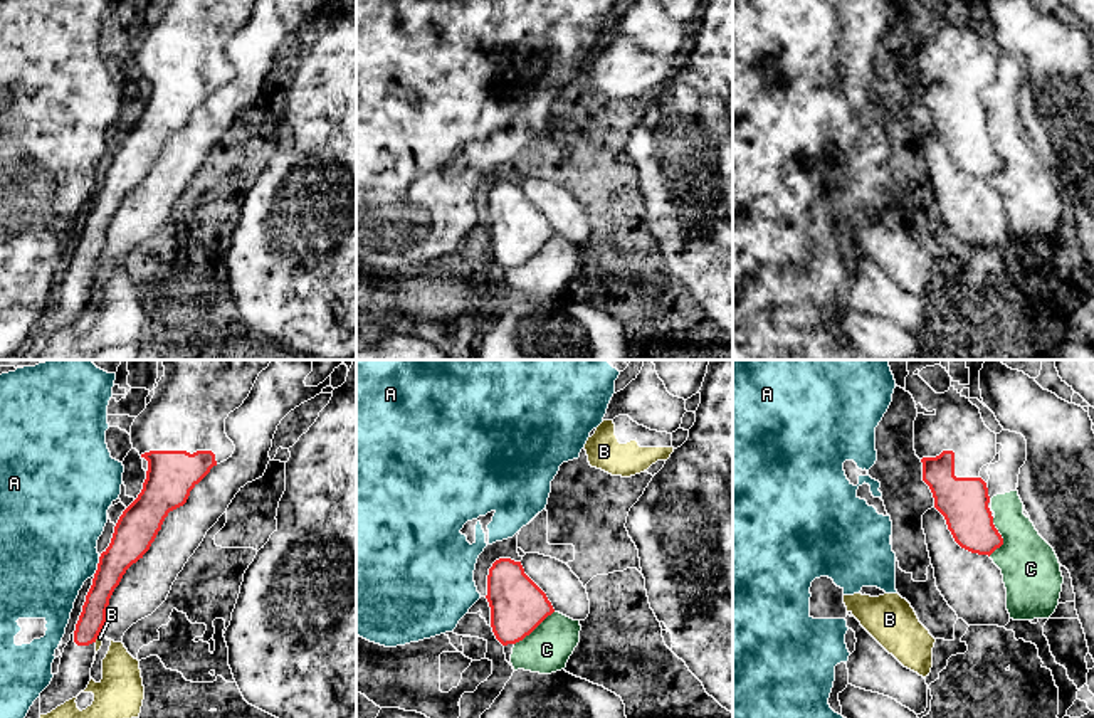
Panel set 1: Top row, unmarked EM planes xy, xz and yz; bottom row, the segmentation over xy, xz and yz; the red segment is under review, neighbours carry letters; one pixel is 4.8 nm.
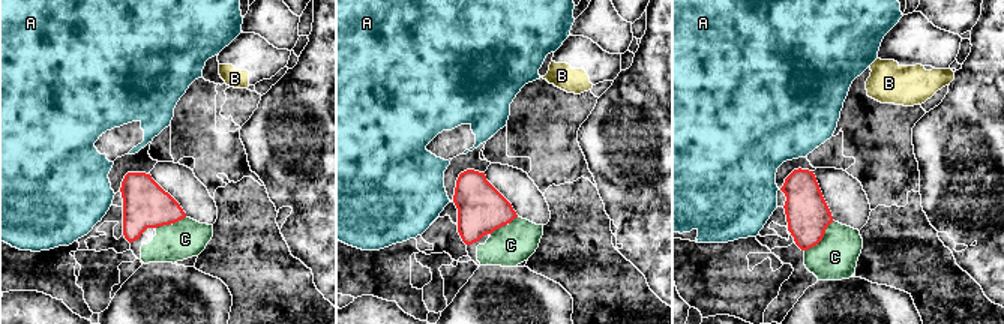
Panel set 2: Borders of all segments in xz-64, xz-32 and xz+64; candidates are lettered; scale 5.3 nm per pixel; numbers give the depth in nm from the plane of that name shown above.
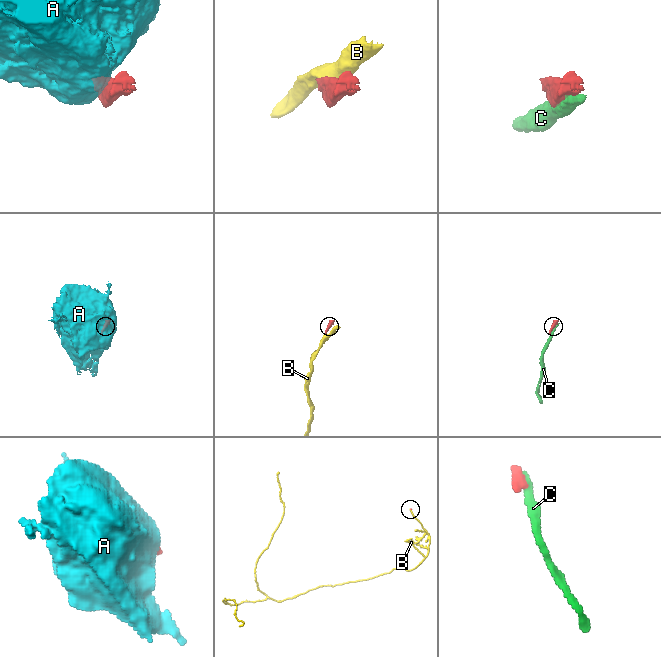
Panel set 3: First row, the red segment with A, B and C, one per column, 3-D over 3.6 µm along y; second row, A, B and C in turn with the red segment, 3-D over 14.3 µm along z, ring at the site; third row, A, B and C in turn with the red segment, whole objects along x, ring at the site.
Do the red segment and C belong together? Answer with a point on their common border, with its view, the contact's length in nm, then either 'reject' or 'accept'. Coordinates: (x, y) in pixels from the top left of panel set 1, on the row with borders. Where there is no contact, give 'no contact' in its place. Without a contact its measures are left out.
xz (533, 629) | 260 nm | reject

